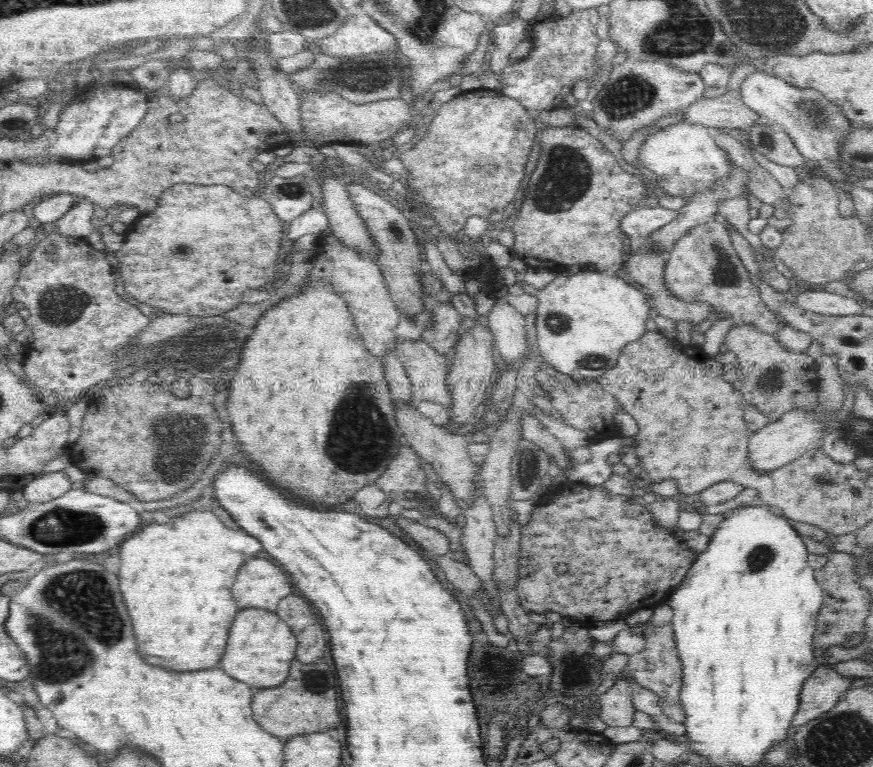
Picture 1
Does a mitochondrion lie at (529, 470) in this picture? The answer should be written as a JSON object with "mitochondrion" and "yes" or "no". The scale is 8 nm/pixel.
{"mitochondrion":"yes"}

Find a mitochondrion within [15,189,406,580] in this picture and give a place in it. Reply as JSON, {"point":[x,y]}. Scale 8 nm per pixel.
{"point":[361,437]}

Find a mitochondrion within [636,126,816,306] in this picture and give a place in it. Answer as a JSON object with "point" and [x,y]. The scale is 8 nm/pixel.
{"point":[724,274]}

